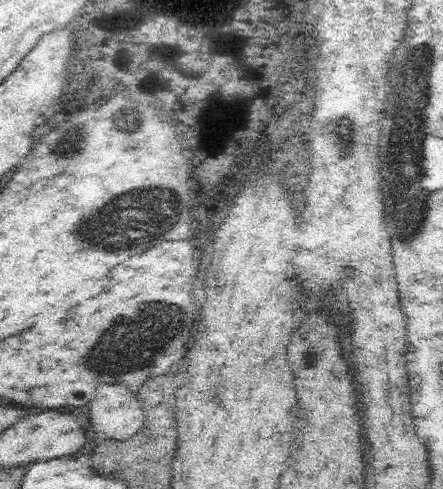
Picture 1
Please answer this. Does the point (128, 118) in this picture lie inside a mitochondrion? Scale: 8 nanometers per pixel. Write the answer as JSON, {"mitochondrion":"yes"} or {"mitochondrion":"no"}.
{"mitochondrion":"yes"}

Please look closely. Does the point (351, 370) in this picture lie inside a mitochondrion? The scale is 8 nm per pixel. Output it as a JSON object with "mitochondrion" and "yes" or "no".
{"mitochondrion":"no"}

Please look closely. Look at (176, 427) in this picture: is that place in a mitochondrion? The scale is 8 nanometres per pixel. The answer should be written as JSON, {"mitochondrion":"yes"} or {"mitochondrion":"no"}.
{"mitochondrion":"no"}

